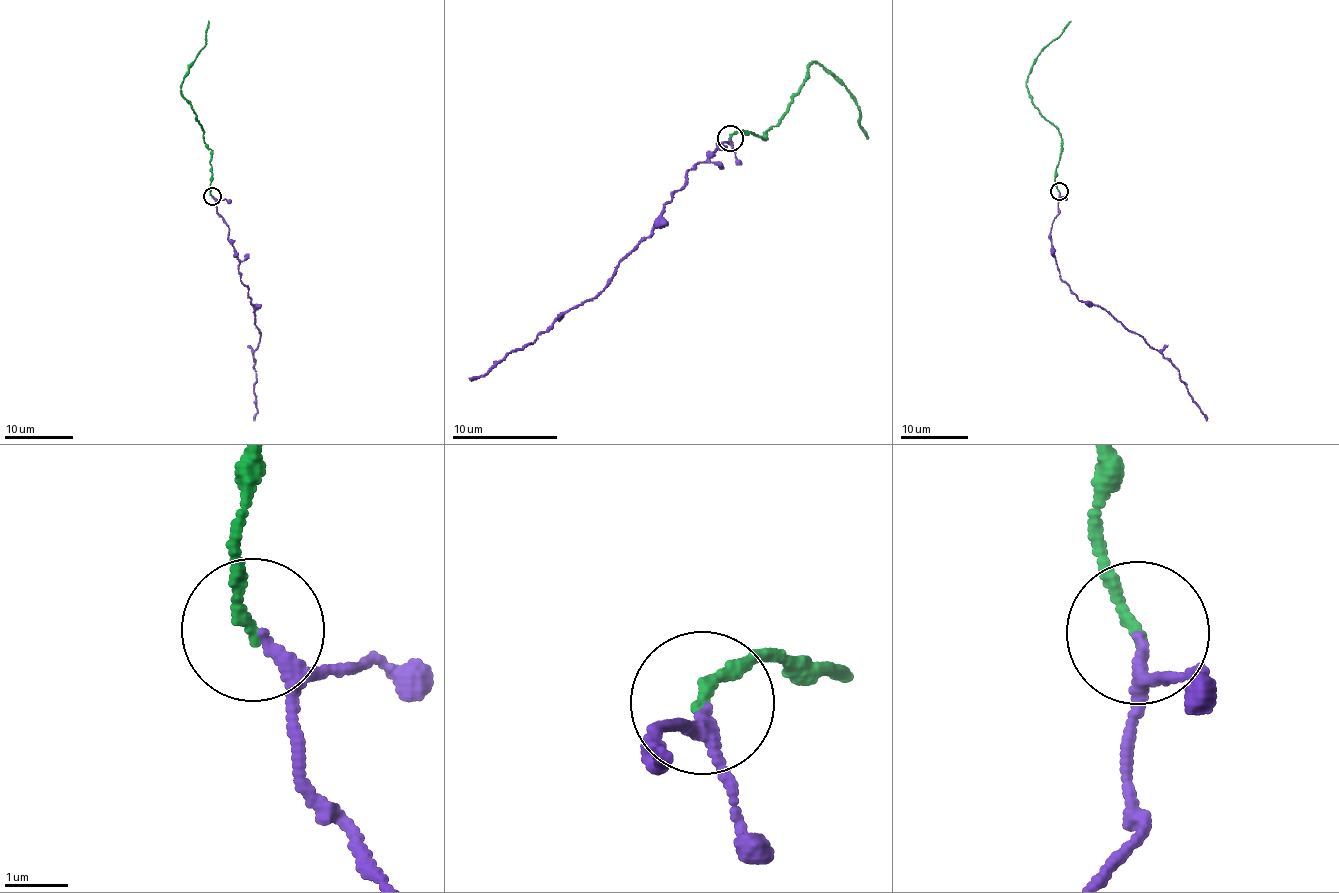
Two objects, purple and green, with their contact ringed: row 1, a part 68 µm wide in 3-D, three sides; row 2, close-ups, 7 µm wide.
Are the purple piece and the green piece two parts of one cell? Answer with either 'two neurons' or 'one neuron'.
one neuron

